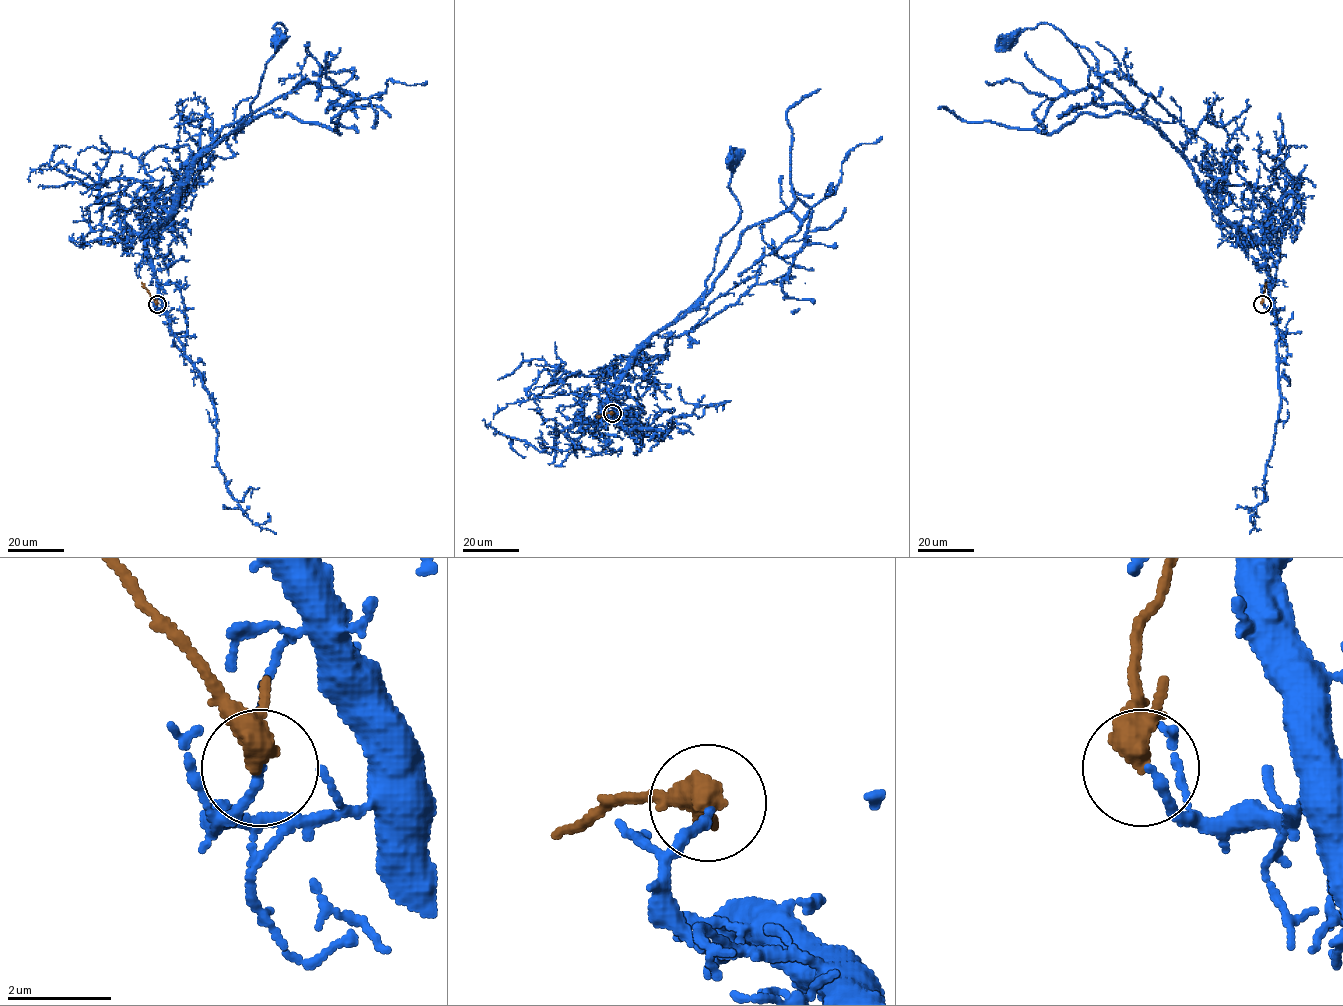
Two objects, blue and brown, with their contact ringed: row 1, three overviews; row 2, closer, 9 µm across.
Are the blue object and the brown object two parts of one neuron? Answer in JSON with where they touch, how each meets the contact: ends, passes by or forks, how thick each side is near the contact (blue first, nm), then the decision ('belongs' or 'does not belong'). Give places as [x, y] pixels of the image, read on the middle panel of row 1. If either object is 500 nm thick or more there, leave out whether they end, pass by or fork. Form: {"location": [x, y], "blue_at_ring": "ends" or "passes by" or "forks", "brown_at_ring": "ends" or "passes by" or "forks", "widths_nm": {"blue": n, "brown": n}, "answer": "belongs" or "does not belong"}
{"location": [612, 413], "blue_at_ring": "ends", "brown_at_ring": "passes by", "widths_nm": {"blue": 160, "brown": 360}, "answer": "does not belong"}

